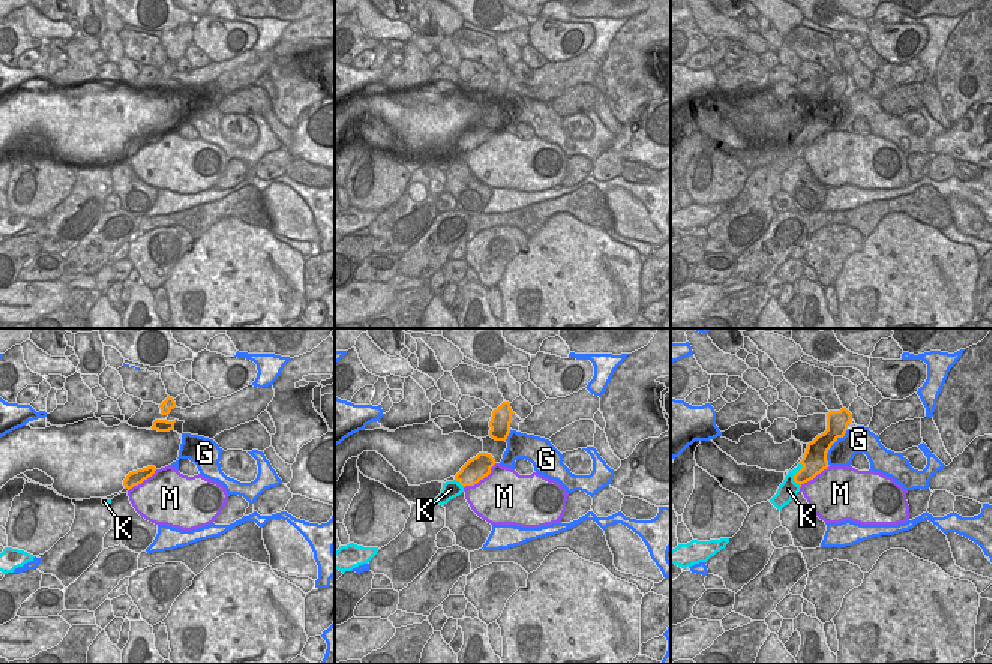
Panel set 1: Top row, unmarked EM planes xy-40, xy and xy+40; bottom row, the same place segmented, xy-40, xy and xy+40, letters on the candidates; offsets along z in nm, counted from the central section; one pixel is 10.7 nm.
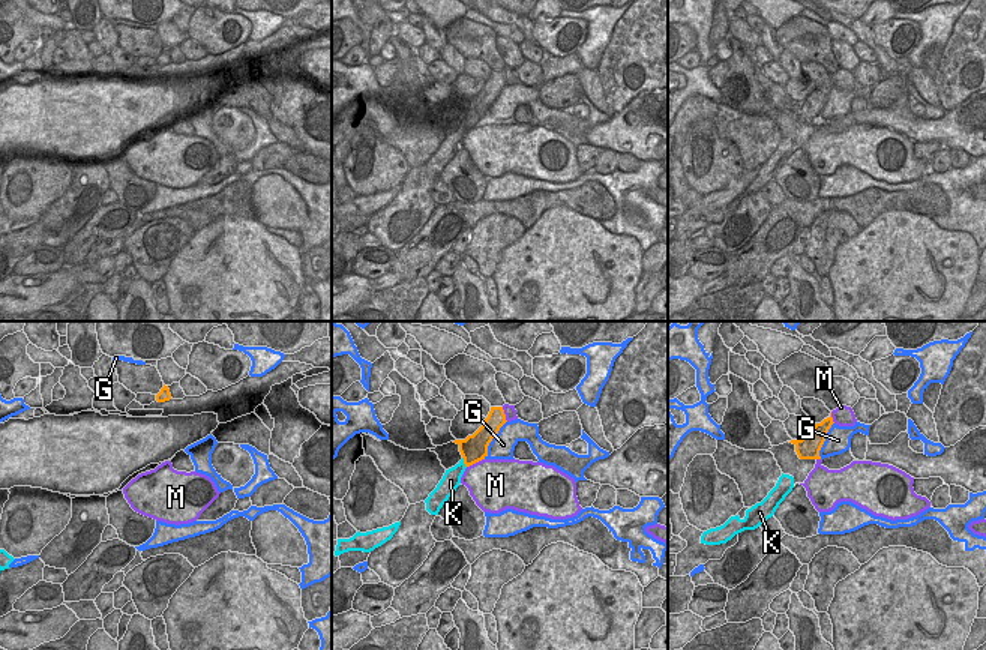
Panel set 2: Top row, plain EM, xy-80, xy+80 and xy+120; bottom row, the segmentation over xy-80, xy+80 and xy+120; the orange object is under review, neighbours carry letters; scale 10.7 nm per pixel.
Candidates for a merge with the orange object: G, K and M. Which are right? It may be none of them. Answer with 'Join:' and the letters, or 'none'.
Join: K

